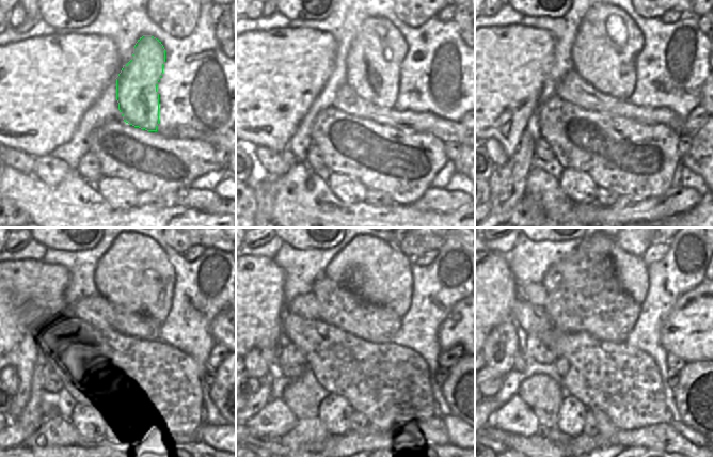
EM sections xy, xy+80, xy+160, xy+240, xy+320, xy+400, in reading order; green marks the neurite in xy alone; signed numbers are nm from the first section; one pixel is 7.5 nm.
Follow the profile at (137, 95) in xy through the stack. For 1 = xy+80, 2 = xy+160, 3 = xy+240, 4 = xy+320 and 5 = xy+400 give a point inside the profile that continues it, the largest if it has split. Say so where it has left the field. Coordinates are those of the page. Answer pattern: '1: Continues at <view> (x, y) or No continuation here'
1: Continues at xy+80 (375, 57)
2: Continues at xy+160 (604, 52)
3: Continues at xy+240 (135, 276)
4: Continues at xy+320 (378, 272)
5: Continues at xy+400 (631, 272).

